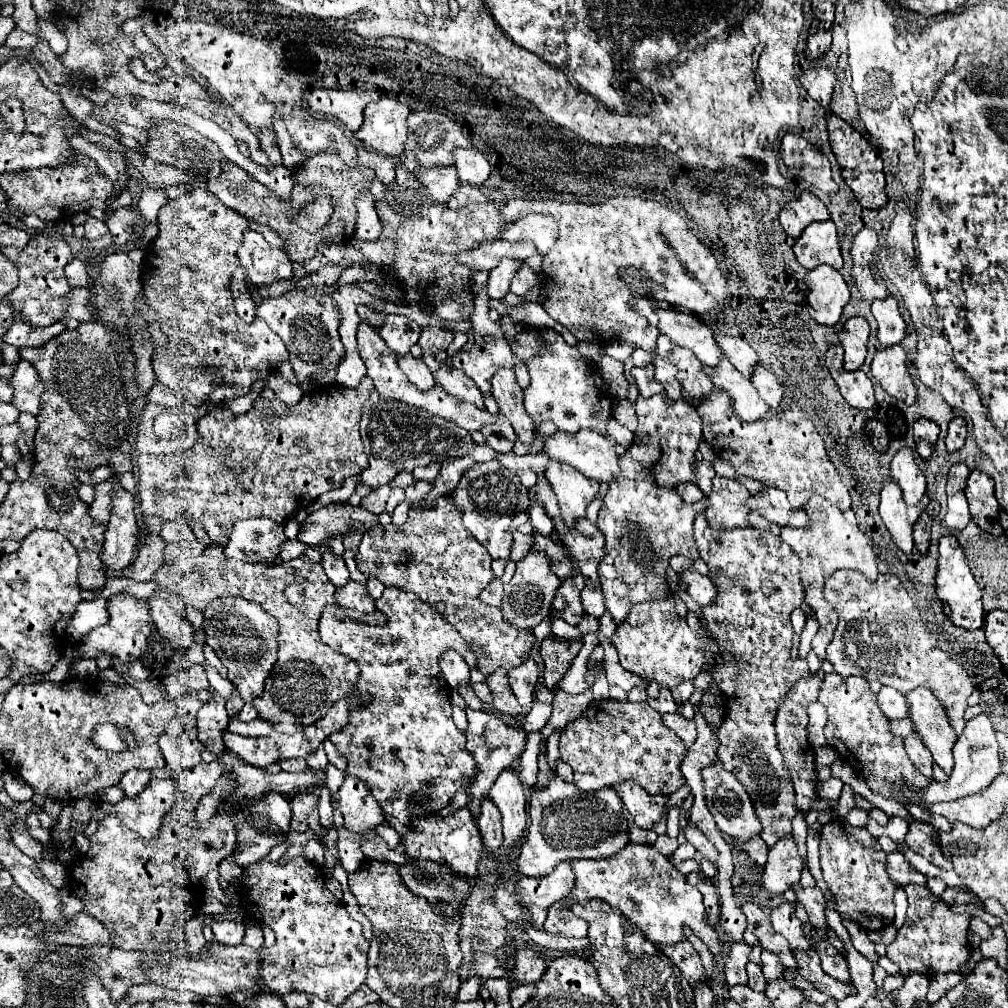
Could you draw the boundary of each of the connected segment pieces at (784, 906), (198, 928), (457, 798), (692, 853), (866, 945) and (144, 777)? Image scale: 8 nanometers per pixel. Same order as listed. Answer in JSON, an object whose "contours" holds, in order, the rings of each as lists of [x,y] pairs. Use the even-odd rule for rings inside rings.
{"contours":[[[[780,903],[772,909],[770,921],[776,933],[784,935],[792,947],[792,951],[806,951],[808,939],[804,935],[802,921],[796,917],[796,905],[794,903]]],[[[194,917],[194,919],[190,919],[190,921],[186,923],[186,941],[188,941],[188,949],[190,949],[192,953],[204,949],[206,939],[202,937],[202,921],[200,921],[200,919]]],[[[463,790],[458,791],[452,798],[450,805],[439,811],[438,816],[445,817],[446,815],[450,814],[452,811],[455,811],[456,809],[462,808],[466,805],[467,805],[467,793]]],[[[682,843],[678,849],[676,849],[676,853],[674,853],[674,859],[672,859],[672,863],[674,865],[678,865],[678,863],[682,863],[682,861],[686,861],[686,859],[694,859],[696,857],[696,849],[688,843]]],[[[844,919],[844,927],[848,929],[848,933],[850,933],[850,937],[852,937],[854,949],[856,949],[858,953],[862,953],[868,961],[876,963],[876,961],[880,959],[880,955],[876,953],[874,943],[868,939],[868,933],[866,933],[858,923],[854,923],[854,921],[846,921],[846,919]]],[[[134,769],[134,771],[128,771],[122,781],[120,781],[120,787],[124,789],[124,793],[128,797],[134,797],[138,795],[146,785],[148,781],[152,779],[152,773],[150,771],[140,771],[140,769]]]]}

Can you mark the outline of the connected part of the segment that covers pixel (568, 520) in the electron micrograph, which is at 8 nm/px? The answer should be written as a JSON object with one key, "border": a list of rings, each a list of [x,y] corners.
{"border":[[[550,459],[550,467],[546,471],[546,479],[558,499],[558,505],[560,505],[560,515],[564,519],[564,525],[568,531],[574,529],[574,521],[586,517],[586,508],[589,503],[595,499],[599,490],[600,484],[595,480],[587,479],[582,473],[570,473],[570,465],[566,463],[558,463],[556,459]]]}

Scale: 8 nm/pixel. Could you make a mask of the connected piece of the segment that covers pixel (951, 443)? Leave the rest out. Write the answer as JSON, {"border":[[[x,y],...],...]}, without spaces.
{"border":[[[956,417],[950,421],[948,435],[946,435],[946,449],[948,453],[956,453],[962,449],[966,439],[966,421],[962,417]]]}

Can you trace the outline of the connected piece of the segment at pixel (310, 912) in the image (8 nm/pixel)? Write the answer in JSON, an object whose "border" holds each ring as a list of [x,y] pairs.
{"border":[[[304,857],[286,865],[262,859],[246,871],[246,887],[242,891],[250,893],[250,899],[246,899],[248,915],[274,929],[275,946],[264,949],[264,955],[259,956],[260,977],[267,990],[277,995],[304,991],[332,1005],[342,1005],[366,981],[370,943],[362,935],[362,925],[326,889],[324,879],[324,871]]]}

